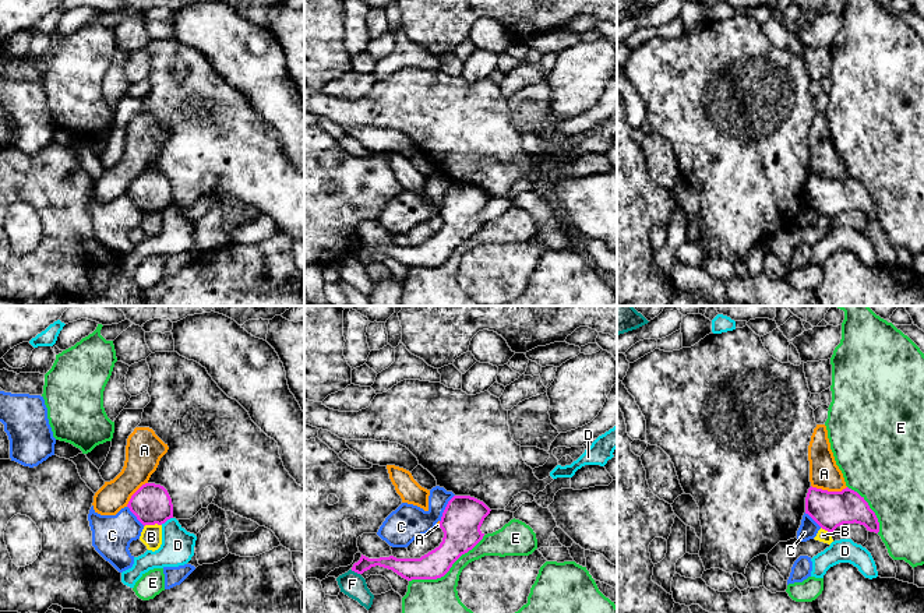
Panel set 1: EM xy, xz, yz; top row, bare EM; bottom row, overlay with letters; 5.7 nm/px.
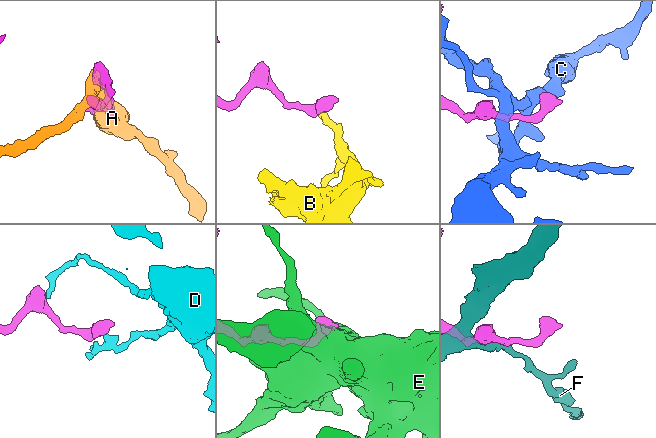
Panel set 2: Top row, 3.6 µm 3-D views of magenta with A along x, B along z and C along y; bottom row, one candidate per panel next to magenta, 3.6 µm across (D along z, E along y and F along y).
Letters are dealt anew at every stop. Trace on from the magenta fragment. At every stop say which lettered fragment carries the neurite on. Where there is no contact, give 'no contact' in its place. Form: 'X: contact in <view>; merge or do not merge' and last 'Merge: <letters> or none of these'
A: contact in yz; do not merge
B: contact in xy; do not merge
C: contact in xz; do not merge
D: contact in xy; do not merge
E: contact in xz; do not merge
F: contact in xz; do not merge
Merge: none of these

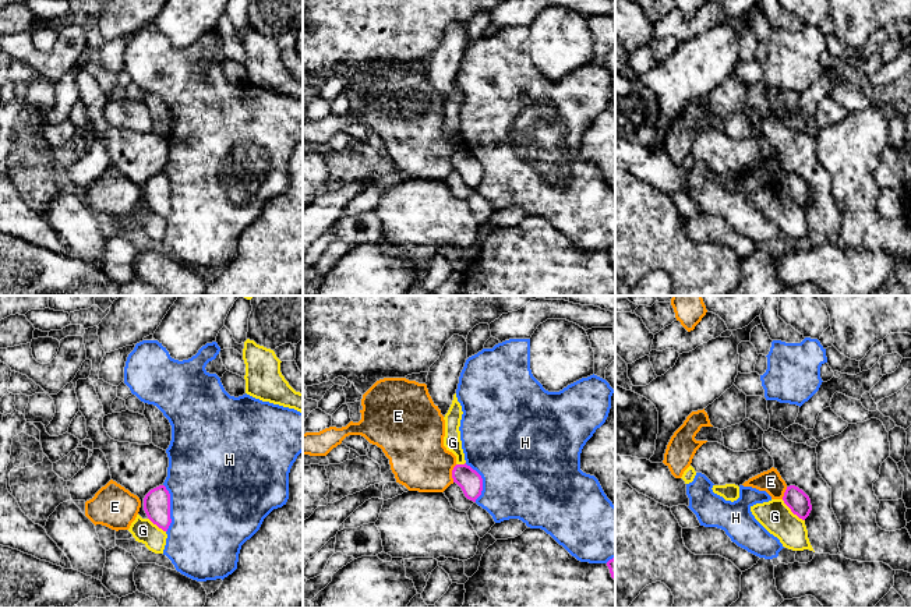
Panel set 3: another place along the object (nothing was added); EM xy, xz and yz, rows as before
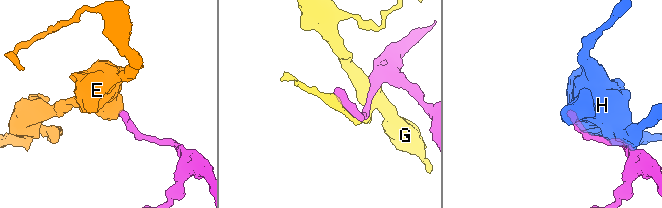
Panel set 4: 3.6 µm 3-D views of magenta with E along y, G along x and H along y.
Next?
E: contact in xz; do not merge
G: contact in yz; do not merge
H: contact in xy; do not merge
Merge: none of these

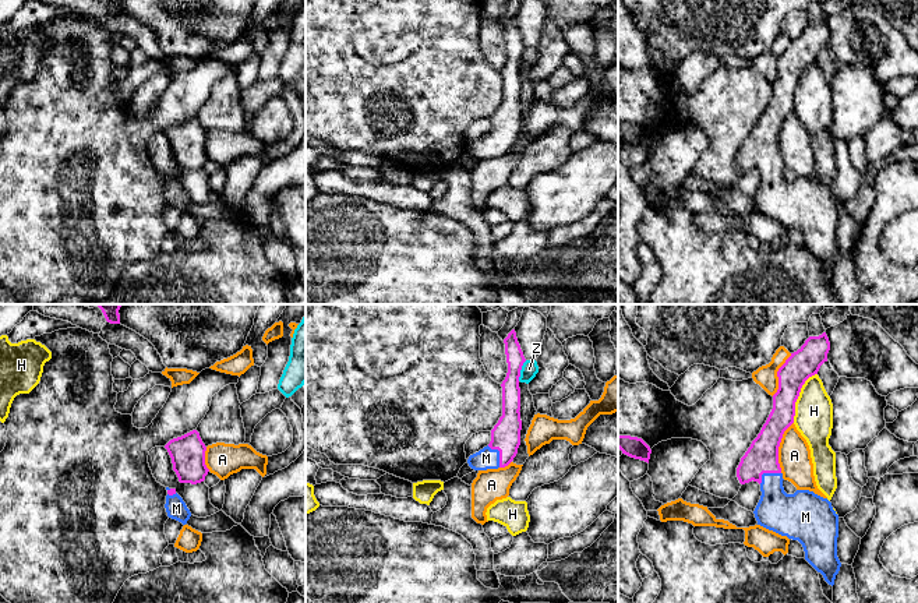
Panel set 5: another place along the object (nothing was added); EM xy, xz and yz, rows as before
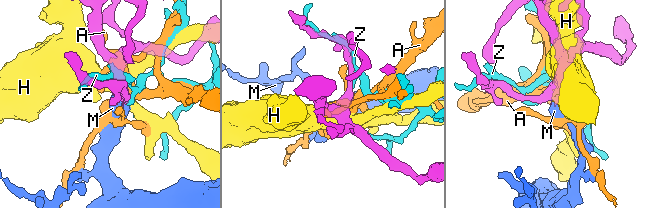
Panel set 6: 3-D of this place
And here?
A: contact in yz; do not merge
H: contact in yz; do not merge
M: contact in yz; merge
Z: contact in xz; do not merge
Merge: M

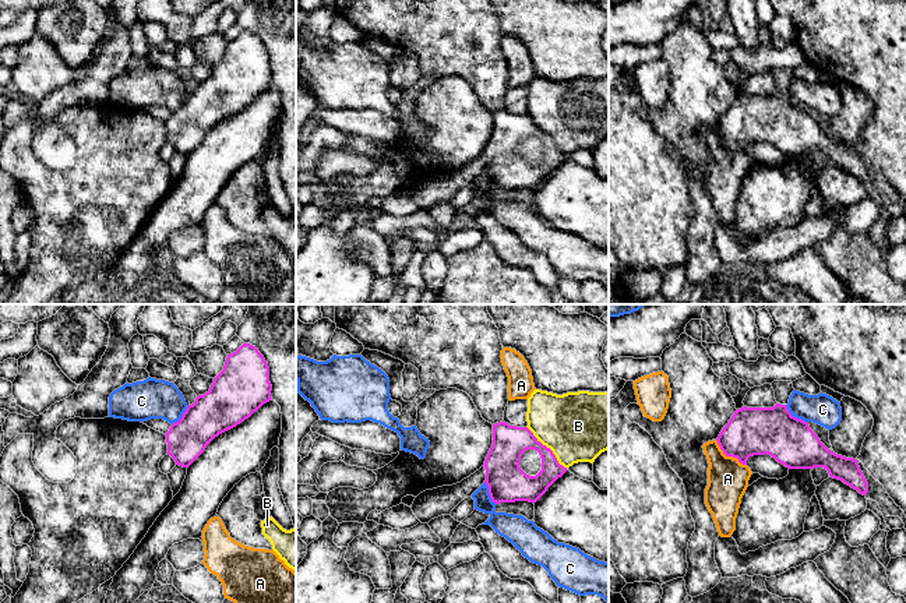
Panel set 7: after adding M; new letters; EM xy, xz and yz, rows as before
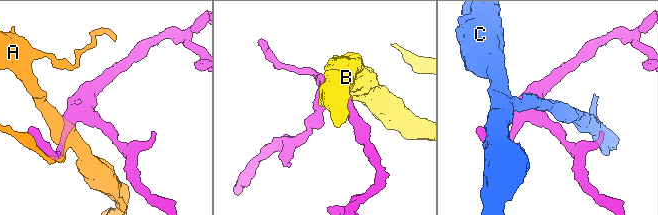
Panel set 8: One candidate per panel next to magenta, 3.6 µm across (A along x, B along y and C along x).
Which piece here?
A: contact in yz; do not merge
B: contact in xz; do not merge
C: contact in yz; do not merge
Merge: none of these

